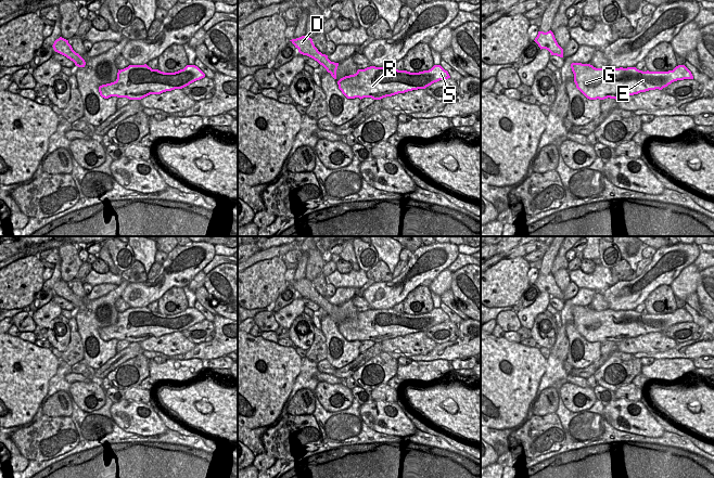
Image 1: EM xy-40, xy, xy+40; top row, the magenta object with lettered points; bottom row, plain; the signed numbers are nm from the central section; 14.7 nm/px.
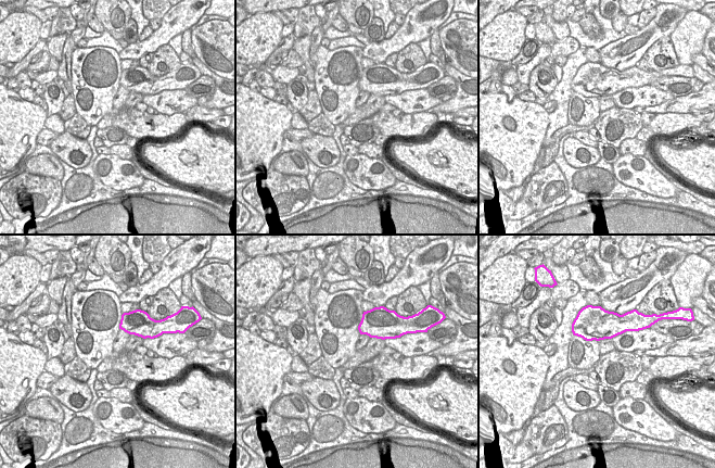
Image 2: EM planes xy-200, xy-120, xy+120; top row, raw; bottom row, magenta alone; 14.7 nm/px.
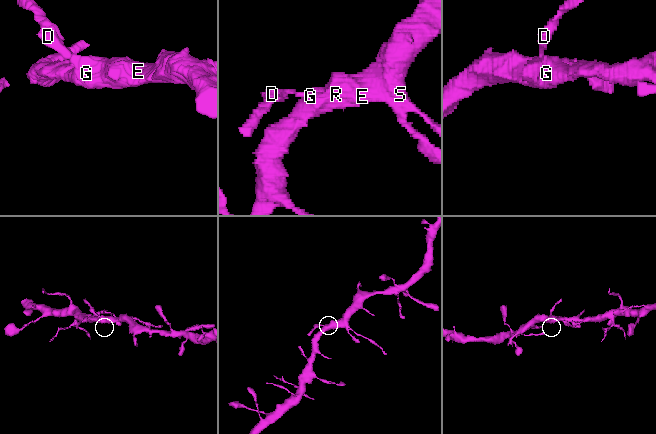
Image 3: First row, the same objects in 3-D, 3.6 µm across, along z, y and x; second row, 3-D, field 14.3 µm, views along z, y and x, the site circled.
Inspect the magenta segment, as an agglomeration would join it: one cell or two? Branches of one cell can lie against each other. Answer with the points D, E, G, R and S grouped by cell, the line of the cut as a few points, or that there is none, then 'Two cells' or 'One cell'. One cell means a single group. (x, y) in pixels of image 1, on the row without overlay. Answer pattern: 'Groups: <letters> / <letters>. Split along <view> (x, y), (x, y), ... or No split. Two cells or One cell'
Groups: D E G R S. No split. One cell

